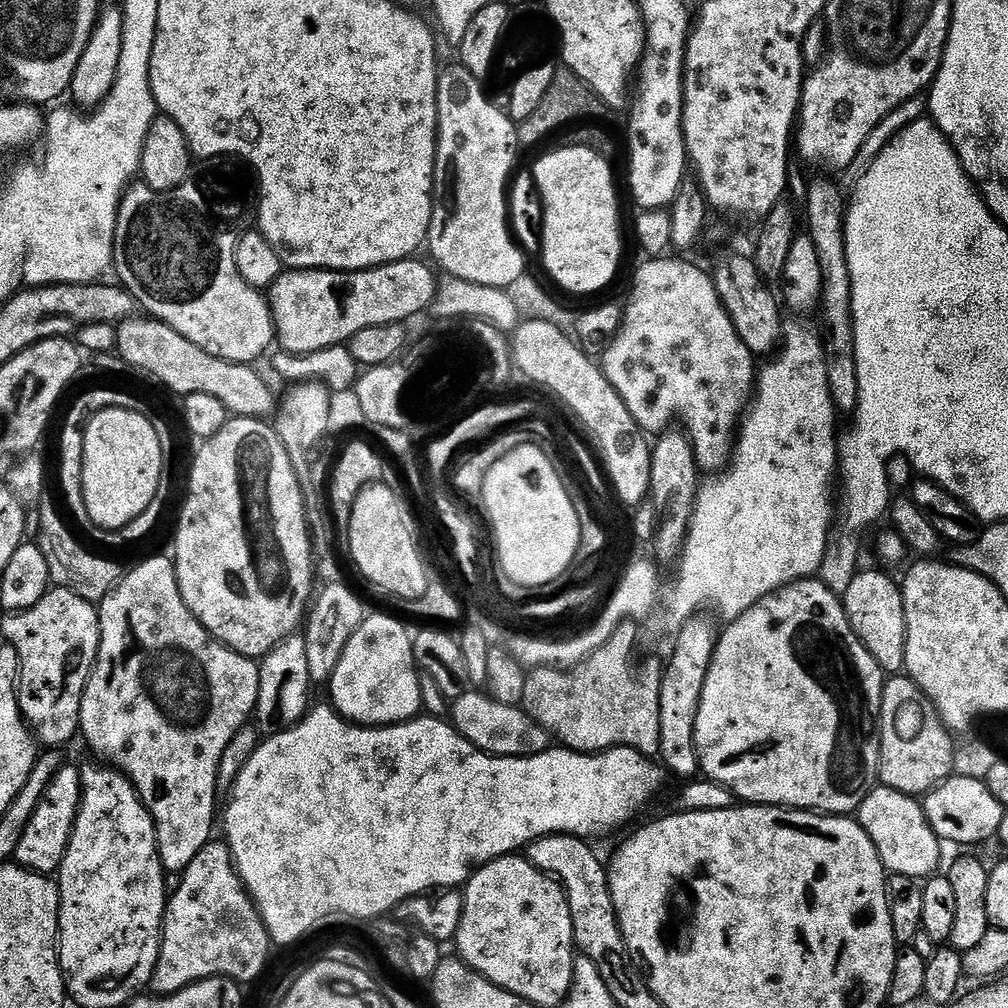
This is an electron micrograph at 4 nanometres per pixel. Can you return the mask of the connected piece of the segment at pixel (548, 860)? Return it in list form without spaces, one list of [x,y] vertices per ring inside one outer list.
[[[557,832],[554,836],[543,836],[532,841],[530,859],[541,872],[551,876],[563,888],[570,906],[575,947],[594,962],[602,982],[609,987],[612,982],[620,982],[622,976],[632,973],[634,960],[630,955],[629,941],[620,933],[620,920],[614,910],[605,865],[600,865],[599,858],[592,853],[588,844],[591,843],[587,839]]]

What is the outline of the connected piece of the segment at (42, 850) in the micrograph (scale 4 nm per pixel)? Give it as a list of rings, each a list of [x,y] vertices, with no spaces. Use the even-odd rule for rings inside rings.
[[[61,767],[56,776],[48,783],[48,789],[44,792],[44,797],[38,802],[26,830],[21,834],[20,841],[16,843],[15,859],[30,872],[41,874],[52,874],[57,871],[64,857],[64,851],[68,849],[68,840],[72,837],[72,830],[76,825],[76,813],[80,807],[80,775],[74,767]]]

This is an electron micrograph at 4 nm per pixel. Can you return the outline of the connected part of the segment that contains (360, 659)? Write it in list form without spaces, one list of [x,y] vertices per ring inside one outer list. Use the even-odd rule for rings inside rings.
[[[365,615],[363,622],[354,630],[342,658],[330,681],[331,707],[345,720],[379,728],[390,724],[406,724],[421,715],[421,673],[412,653],[412,640],[407,637],[405,621],[392,616]]]

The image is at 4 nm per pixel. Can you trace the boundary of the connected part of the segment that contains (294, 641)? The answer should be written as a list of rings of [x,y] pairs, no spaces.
[[[293,634],[285,638],[274,651],[259,661],[259,666],[260,685],[254,713],[255,727],[264,734],[283,732],[285,728],[291,728],[299,720],[303,720],[310,711],[308,691],[314,687],[314,681],[306,662],[303,635]]]

